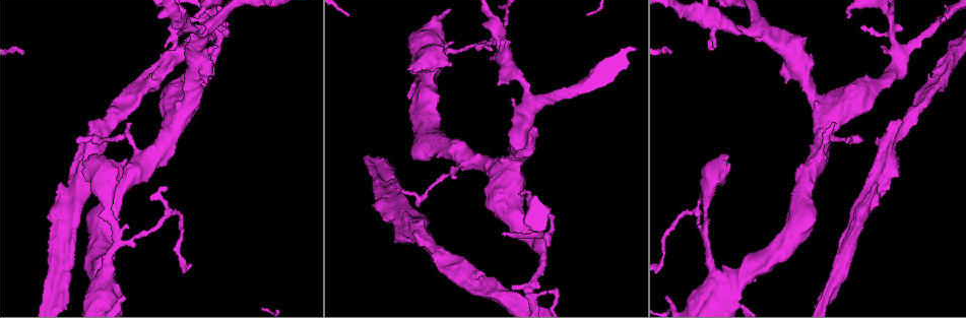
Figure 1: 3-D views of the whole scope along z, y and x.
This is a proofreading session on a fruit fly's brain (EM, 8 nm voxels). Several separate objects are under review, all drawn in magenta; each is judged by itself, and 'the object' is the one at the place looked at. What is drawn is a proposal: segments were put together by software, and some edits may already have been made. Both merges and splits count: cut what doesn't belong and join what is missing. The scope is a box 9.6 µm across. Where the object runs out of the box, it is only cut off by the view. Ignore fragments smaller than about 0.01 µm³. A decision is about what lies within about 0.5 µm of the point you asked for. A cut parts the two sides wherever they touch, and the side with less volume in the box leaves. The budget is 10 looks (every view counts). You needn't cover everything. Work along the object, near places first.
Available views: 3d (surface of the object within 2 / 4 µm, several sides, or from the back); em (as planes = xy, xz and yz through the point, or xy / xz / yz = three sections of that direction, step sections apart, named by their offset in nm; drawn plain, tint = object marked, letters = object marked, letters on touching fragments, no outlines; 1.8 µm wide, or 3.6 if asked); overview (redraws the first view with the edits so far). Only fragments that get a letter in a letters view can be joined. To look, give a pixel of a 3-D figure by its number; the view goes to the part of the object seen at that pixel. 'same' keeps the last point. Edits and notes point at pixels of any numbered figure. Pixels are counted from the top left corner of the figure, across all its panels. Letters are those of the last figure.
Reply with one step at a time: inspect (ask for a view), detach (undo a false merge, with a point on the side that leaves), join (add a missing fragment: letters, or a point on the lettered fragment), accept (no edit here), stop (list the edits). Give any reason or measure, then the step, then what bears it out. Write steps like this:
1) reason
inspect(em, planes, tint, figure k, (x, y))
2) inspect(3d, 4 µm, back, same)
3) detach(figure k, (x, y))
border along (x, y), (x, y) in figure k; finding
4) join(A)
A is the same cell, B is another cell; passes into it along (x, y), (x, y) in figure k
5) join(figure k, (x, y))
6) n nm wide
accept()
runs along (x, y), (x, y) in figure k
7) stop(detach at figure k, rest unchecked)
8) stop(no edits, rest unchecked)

an open end
inspect(em, planes, plain, figure 1, (383, 217))

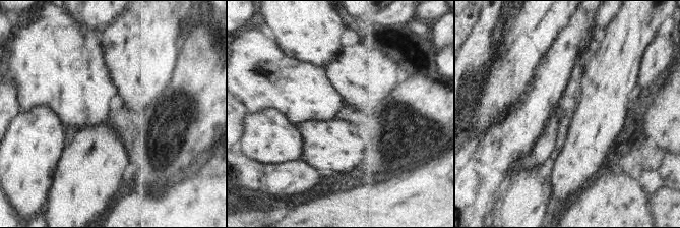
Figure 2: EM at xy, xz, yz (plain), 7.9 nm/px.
inspect(em, planes, letters, same)

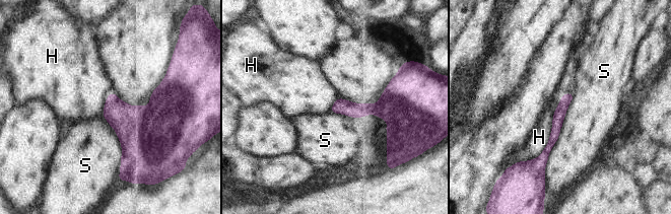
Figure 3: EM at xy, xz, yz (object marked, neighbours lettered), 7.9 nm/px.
accept()
H and S are other cells; runs along (569, 95), (541, 164) in figure 3; no lettered fragment goes on from it

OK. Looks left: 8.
branch stops here
inspect(3d, 2 µm, figure 1, (369, 168))

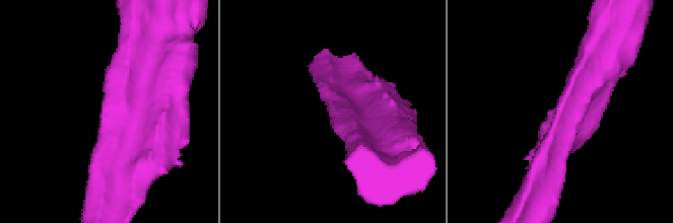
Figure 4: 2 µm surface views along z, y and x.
shape alone is not enough
inspect(em, planes, tint, figure 4, (564, 95))

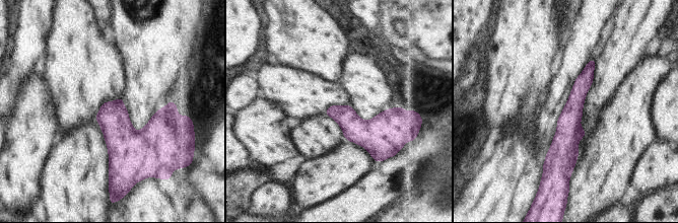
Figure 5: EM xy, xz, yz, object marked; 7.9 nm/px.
inspect(em, planes, letters, same)

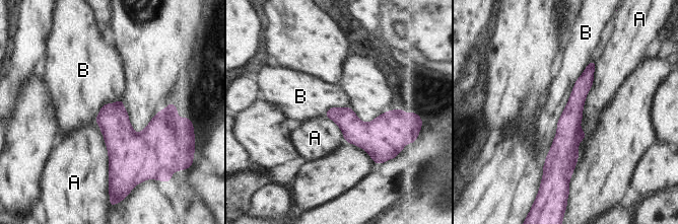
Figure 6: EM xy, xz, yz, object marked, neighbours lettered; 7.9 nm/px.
accept()
A and B are other cells; no lettered fragment goes on from it

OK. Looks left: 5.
calibre changes
inspect(em, 3.6 µm, planes, letters, figure 1, (104, 283))

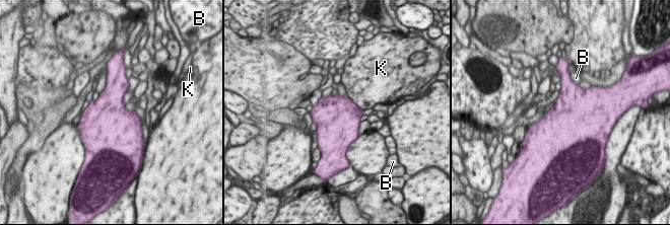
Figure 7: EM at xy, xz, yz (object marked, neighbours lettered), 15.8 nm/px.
accept()
B and K are other cells; border along (346, 94), (363, 109) in figure 7; all the same neuron

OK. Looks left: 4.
free end
inspect(3d, 4 µm, figure 1, (943, 18))

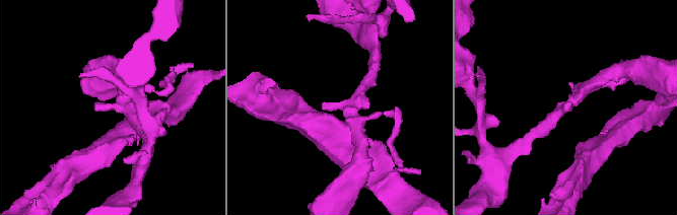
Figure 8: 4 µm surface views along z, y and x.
inspect(em, planes, letters, figure 8, (97, 105))

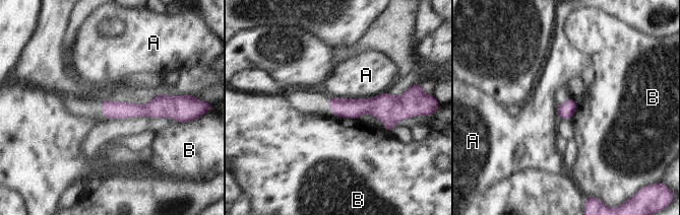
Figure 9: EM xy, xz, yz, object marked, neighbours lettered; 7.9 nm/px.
130 nm wide
accept()
A and B are other cells; border along (327, 108), (334, 116), (357, 119) in figure 9; none of them fits

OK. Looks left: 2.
stop(no edits, rest unchecked)

